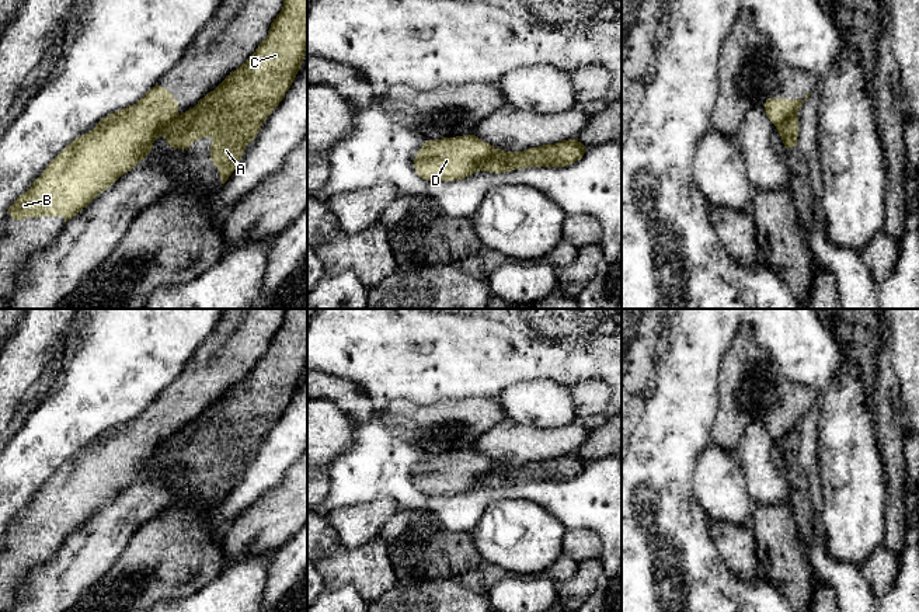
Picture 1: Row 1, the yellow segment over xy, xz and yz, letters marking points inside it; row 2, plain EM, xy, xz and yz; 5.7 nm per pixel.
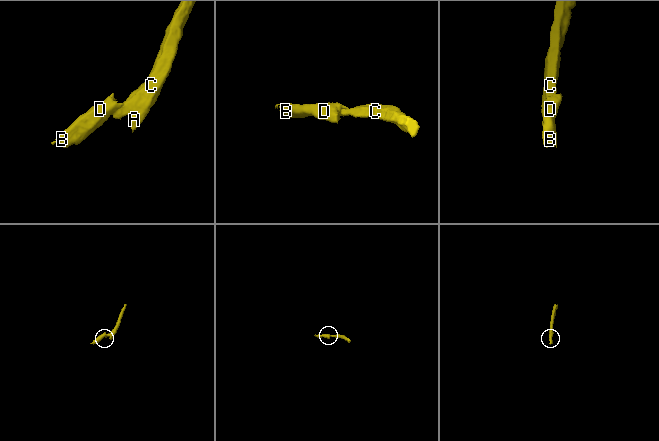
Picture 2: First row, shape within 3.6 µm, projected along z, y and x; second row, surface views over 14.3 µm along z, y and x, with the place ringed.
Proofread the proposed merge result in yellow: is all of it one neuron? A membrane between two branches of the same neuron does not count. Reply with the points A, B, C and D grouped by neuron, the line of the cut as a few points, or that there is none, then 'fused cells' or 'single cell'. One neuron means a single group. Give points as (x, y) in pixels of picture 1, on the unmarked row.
groups A C / B D; cut xy (180, 430), (160, 449); fused cells

